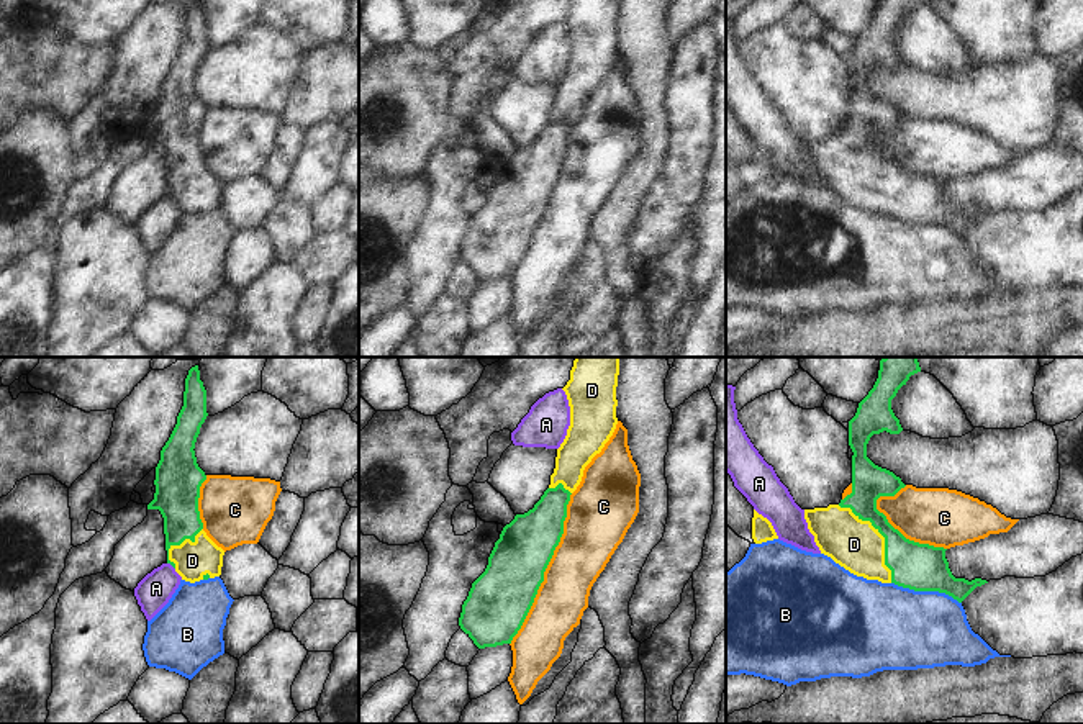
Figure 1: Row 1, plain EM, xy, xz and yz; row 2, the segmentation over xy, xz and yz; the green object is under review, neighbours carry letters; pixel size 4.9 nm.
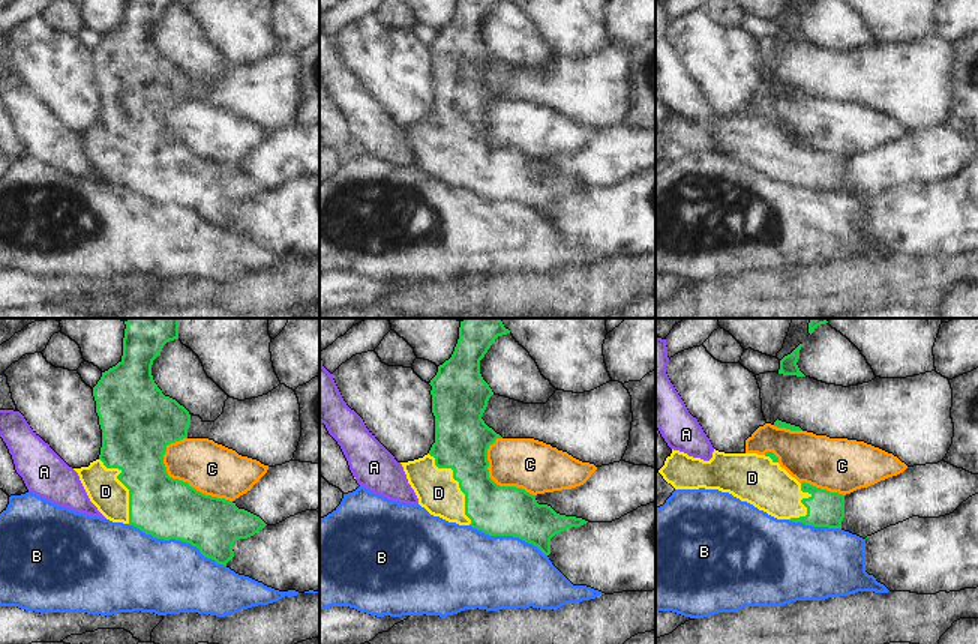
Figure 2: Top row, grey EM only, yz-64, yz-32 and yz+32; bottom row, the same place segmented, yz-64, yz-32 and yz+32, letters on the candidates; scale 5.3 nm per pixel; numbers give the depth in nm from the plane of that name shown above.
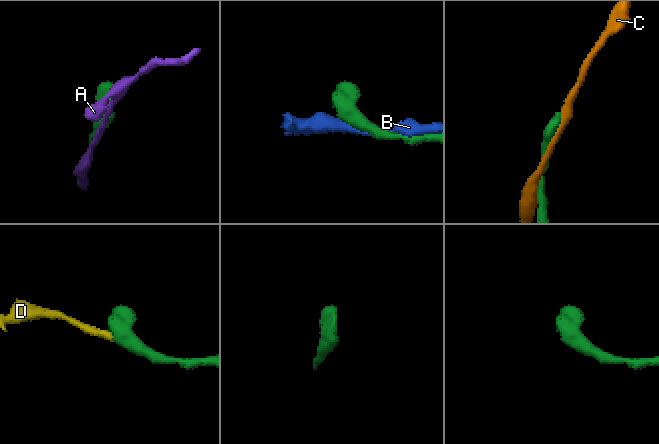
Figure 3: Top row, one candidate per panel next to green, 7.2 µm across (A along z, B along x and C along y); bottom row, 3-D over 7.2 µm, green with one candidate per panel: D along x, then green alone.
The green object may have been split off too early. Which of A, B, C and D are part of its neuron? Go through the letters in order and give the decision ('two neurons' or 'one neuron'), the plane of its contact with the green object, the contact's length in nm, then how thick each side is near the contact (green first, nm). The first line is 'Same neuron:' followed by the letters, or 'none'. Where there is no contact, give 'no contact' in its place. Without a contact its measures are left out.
Same neuron: D
A: two neurons; contact in xy; length 50 nm; calibres 180 and 170 nm
B: two neurons; contact in yz; length 360 nm; calibres 240 and 420 nm
C: two neurons; contact in xz; length 800 nm; calibres 300 and 260 nm
D: one neuron; contact in yz; length 460 nm; calibres 240 and 240 nm

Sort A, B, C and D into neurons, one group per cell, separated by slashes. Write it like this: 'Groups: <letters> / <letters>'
Groups: A / B / C / D.

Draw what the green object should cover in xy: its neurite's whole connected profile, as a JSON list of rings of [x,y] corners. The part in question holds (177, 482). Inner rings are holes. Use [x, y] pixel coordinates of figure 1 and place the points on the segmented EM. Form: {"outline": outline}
{"outline": [[[195,365],[185,378],[184,406],[161,450],[156,493],[147,505],[147,509],[159,509],[164,518],[167,563],[190,583],[220,577],[224,555],[203,531],[198,511],[200,486],[206,475],[193,449],[206,416],[206,390]]]}

